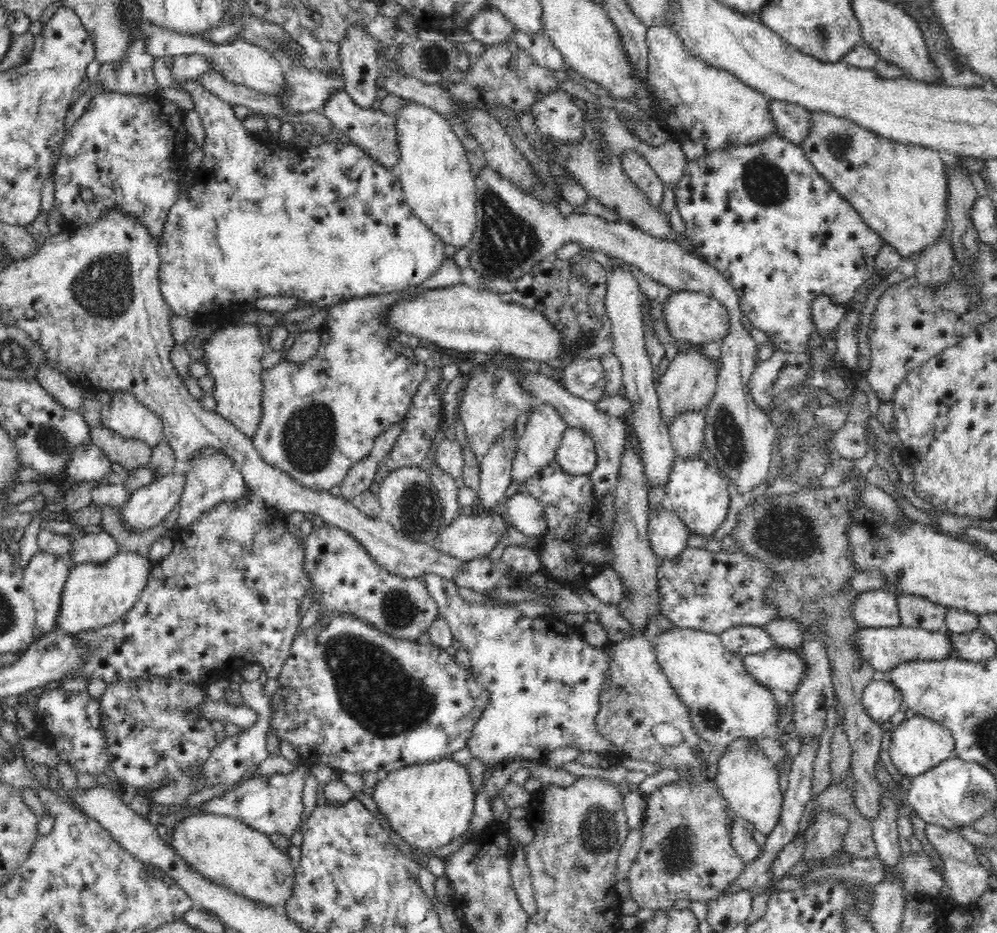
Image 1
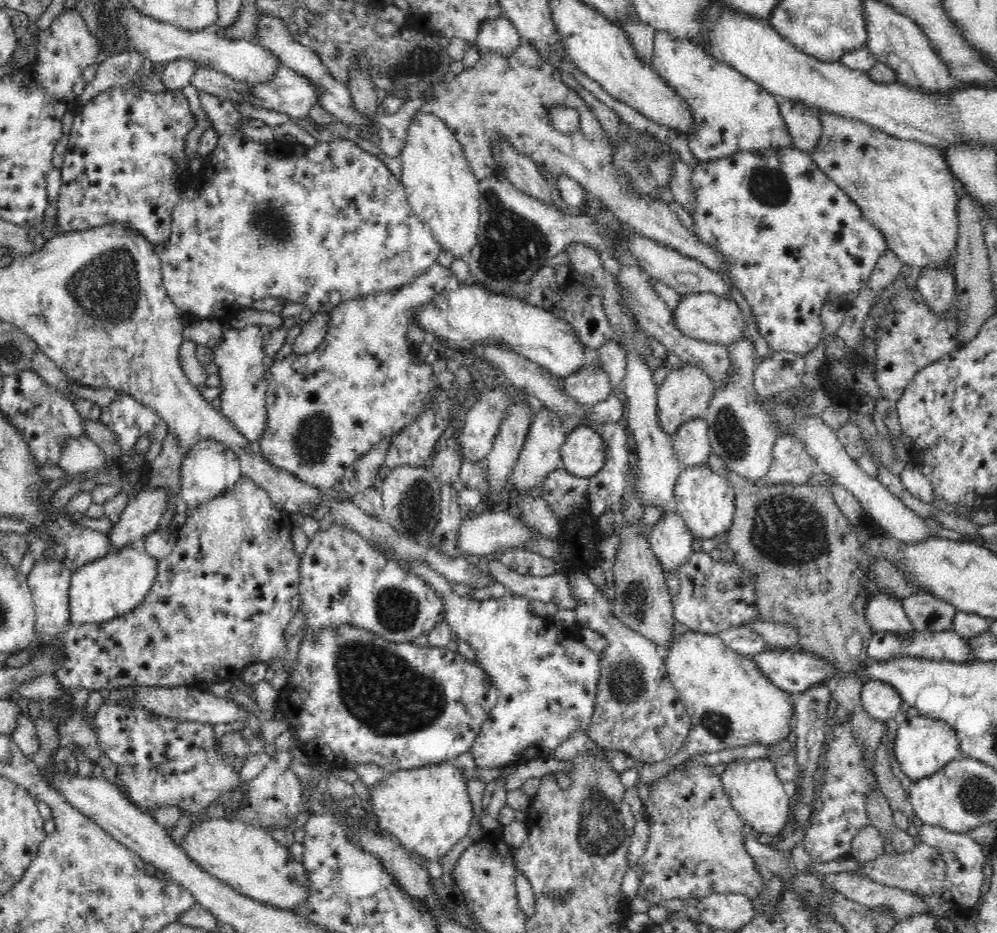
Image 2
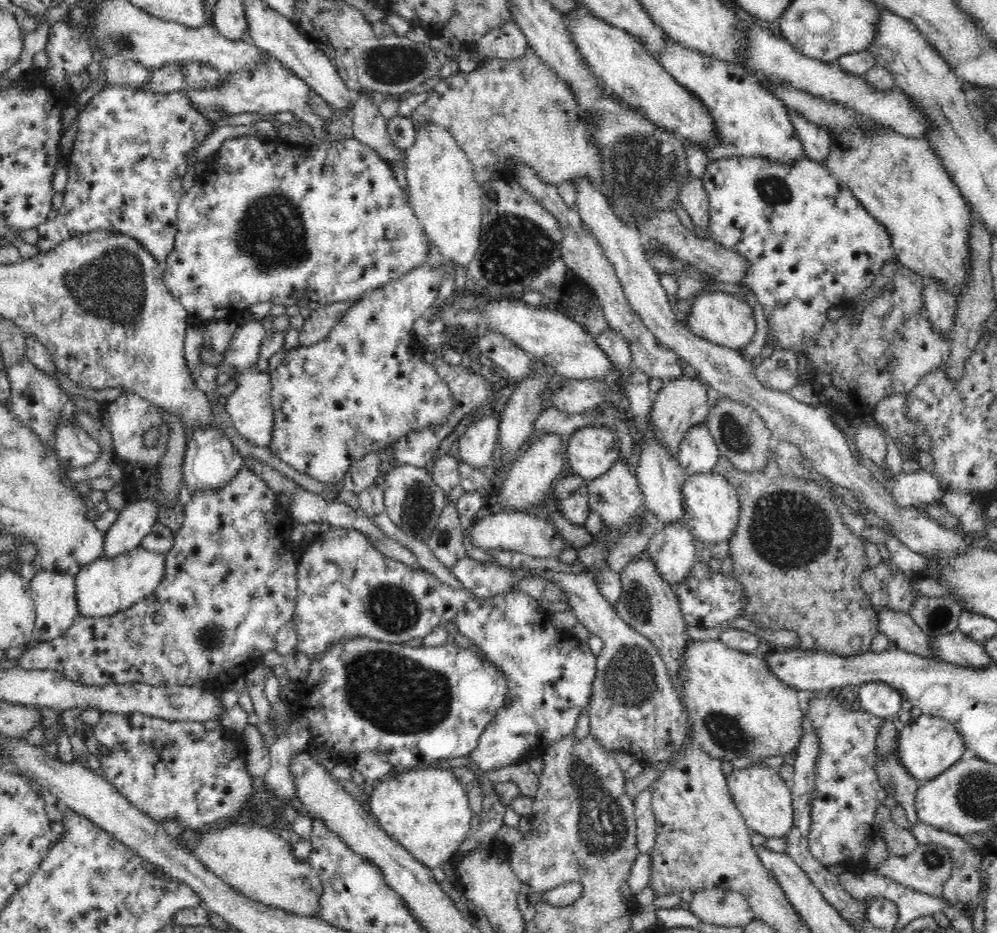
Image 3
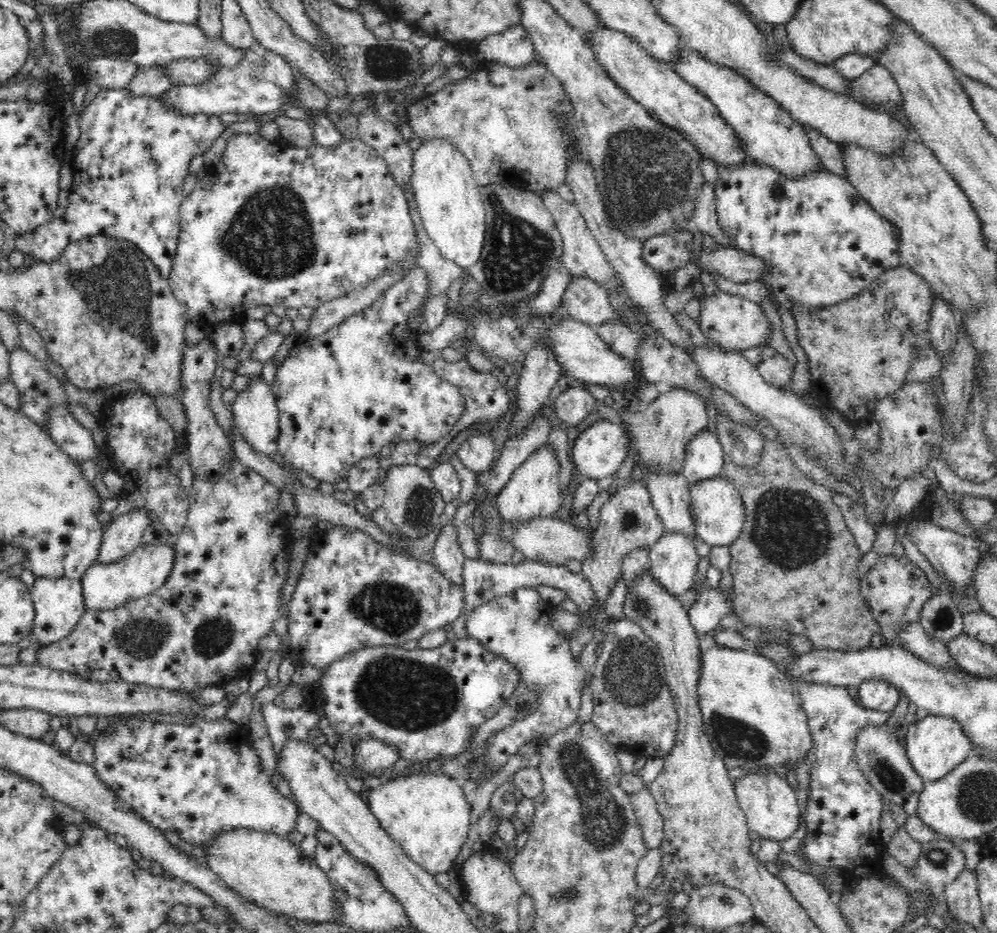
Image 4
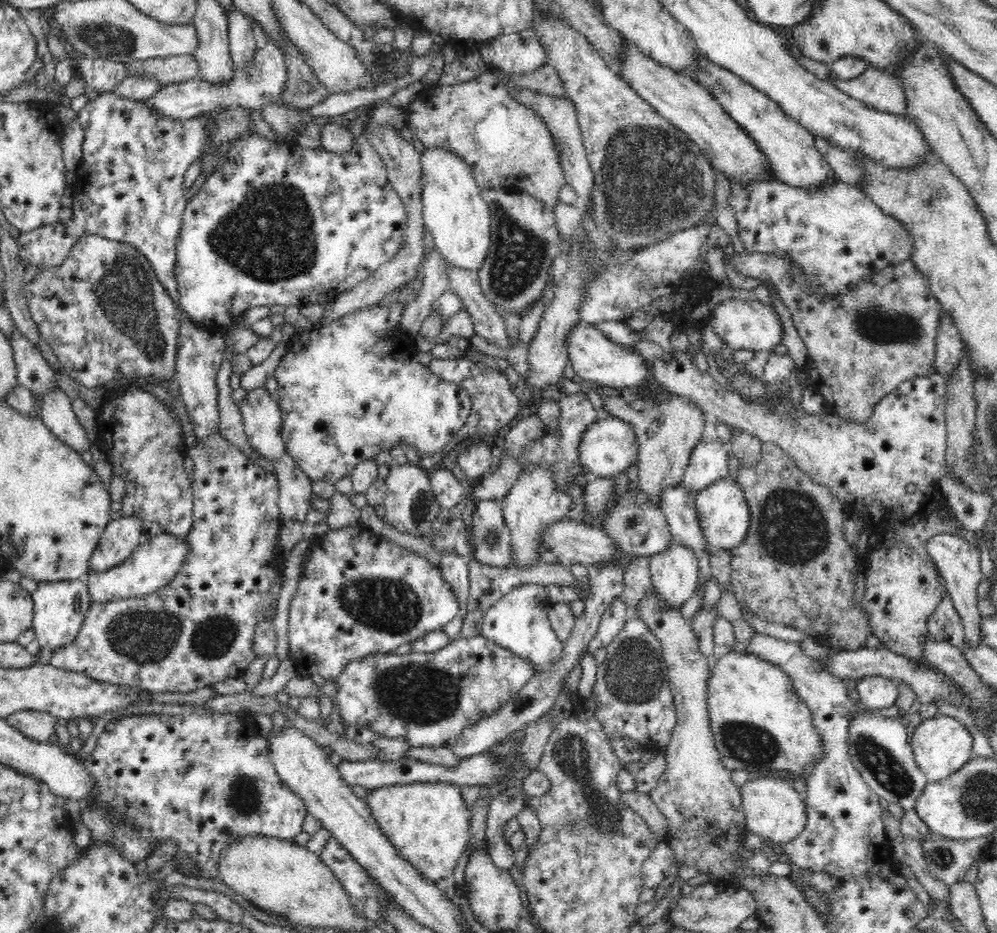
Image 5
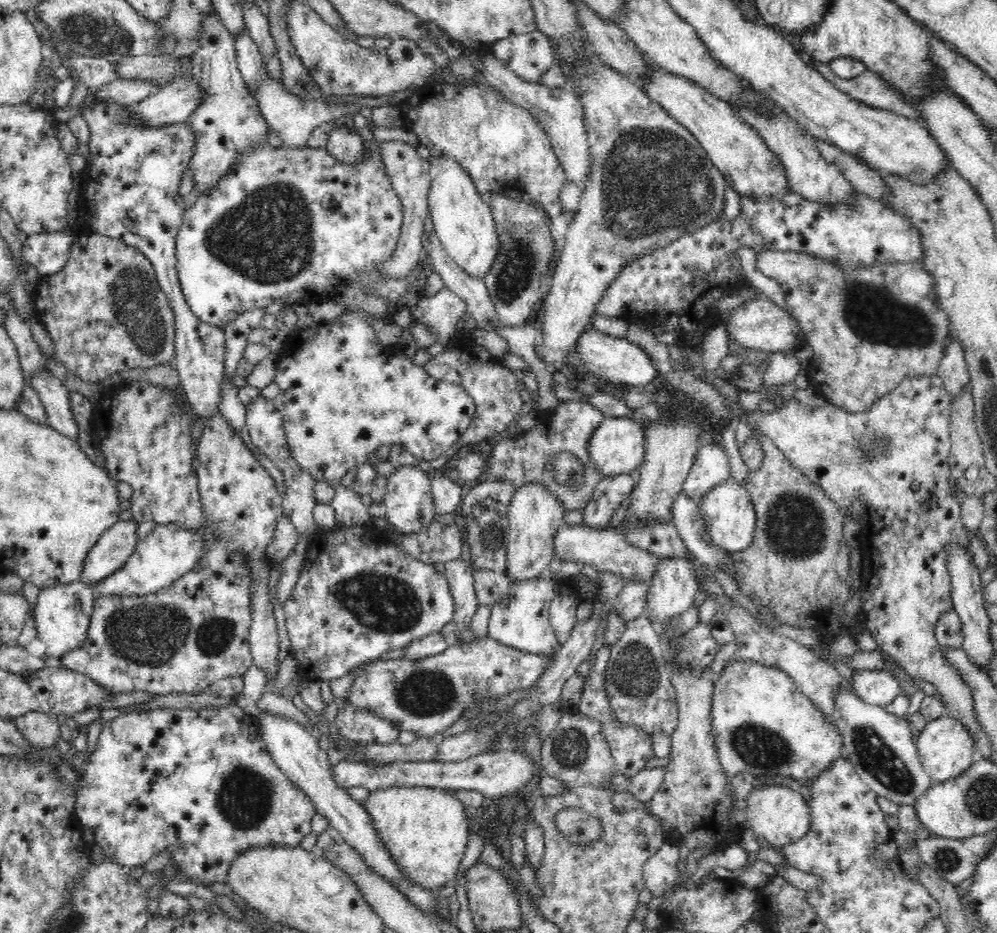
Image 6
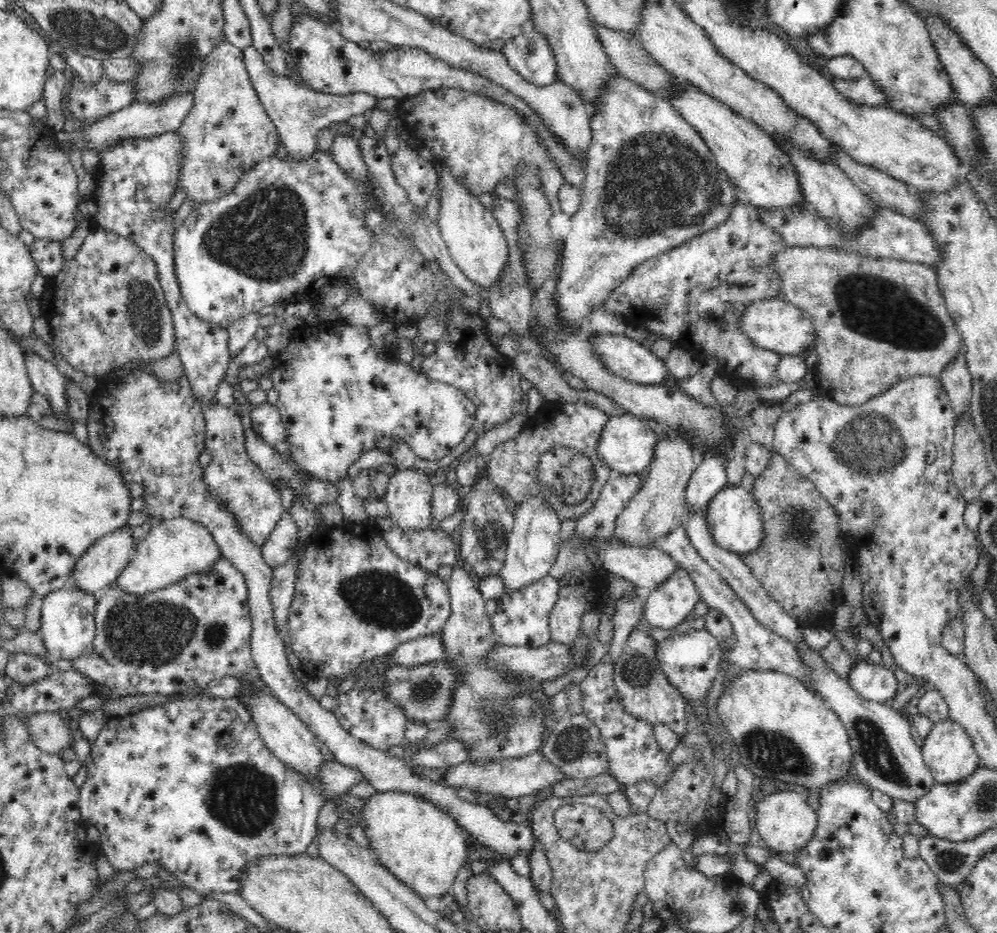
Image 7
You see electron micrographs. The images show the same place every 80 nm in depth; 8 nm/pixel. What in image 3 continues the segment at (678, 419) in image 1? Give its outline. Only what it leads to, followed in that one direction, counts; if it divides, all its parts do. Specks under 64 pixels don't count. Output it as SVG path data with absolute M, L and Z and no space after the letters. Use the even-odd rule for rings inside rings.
M706 423L690 428L678 445L677 460L688 476L712 473L719 456L719 448Z

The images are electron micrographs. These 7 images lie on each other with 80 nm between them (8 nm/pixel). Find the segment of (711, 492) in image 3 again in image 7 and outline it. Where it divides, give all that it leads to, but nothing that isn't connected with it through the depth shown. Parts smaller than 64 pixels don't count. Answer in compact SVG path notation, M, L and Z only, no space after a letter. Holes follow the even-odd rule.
M726 485L710 499L704 513L714 542L723 549L740 555L757 549L761 543L763 518L752 490L740 485Z

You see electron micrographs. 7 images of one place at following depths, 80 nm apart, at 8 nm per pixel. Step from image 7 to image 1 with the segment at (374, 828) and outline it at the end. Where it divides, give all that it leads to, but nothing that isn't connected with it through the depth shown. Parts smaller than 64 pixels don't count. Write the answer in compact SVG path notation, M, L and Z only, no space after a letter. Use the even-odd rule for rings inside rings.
M451 757L403 766L386 775L372 788L377 808L384 814L384 822L413 848L436 850L462 836L473 818L474 788L467 767Z

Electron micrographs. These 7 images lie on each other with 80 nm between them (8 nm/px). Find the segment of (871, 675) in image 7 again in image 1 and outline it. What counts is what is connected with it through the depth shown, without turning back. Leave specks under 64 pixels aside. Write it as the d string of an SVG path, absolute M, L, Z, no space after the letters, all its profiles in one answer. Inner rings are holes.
M880 676L870 683L863 692L865 711L878 723L889 720L900 710L902 693L891 682Z

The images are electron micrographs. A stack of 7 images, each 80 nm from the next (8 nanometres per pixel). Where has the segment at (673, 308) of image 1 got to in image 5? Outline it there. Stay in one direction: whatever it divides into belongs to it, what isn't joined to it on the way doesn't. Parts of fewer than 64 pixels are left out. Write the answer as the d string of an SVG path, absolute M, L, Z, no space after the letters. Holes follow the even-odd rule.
M728 298L719 303L706 321L713 333L718 335L727 346L735 350L768 350L782 344L784 329L780 317L773 307L758 300Z

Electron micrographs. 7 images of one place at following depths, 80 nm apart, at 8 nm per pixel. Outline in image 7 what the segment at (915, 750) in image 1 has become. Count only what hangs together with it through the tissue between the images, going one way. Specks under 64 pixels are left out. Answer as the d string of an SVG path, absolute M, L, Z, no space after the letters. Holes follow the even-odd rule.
M950 718L936 723L920 748L924 762L933 774L936 783L953 783L962 780L970 776L981 764L979 754L974 749L973 741L966 733L966 729Z

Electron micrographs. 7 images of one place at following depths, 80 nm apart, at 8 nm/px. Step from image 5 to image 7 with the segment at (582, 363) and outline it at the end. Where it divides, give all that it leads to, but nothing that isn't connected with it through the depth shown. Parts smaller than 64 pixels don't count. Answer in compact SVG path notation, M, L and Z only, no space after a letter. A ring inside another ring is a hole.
M593 333L591 336L592 350L599 361L612 373L624 380L639 382L646 385L662 384L662 380L670 381L671 376L667 365L662 362L646 344L626 337L626 335L613 335L608 333Z

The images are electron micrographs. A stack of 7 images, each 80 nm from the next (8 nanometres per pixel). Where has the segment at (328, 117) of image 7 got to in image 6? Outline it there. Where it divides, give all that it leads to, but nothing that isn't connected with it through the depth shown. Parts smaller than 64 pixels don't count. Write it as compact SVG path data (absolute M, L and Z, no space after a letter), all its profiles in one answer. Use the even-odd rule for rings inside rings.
M248 29L242 31L239 35L235 36L235 53L236 60L238 61L239 69L241 70L244 82L253 90L253 96L259 104L259 109L262 112L262 117L267 120L270 130L274 131L282 142L282 146L290 149L306 148L308 138L312 136L314 128L318 126L326 127L330 125L348 123L350 118L358 113L360 108L368 106L376 108L378 106L399 105L406 102L418 88L406 88L397 93L392 93L388 96L376 96L373 98L358 98L356 102L344 102L344 104L333 104L327 102L324 95L318 100L308 100L304 102L298 96L288 92L283 85L282 80L272 80L266 72L263 58L261 57L258 45L250 36Z

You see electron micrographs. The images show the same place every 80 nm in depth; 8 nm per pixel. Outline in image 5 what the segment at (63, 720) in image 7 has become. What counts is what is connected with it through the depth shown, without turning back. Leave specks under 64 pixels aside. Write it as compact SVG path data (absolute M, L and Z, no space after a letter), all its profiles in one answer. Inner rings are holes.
M23 710L6 717L6 722L14 729L36 742L48 743L55 734L57 719L50 713L37 710Z

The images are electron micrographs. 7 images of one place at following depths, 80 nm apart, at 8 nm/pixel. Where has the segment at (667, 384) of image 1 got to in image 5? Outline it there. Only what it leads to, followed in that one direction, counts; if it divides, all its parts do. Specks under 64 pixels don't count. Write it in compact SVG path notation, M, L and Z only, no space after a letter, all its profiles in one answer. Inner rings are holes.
M676 394L668 395L667 398L661 396L650 411L635 410L622 397L606 398L603 401L610 416L633 426L638 449L638 491L646 493L659 507L661 492L683 482L692 449L702 439L705 423L702 409L696 403L688 402Z

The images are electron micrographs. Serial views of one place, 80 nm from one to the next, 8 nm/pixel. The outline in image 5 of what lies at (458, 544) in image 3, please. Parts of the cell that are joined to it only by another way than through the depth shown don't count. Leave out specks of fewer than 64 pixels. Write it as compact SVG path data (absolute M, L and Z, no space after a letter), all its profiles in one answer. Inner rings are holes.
M442 551L440 557L440 570L445 581L450 583L452 591L457 595L460 604L458 616L463 618L468 614L466 604L470 598L469 562L471 557L461 557L452 551Z

